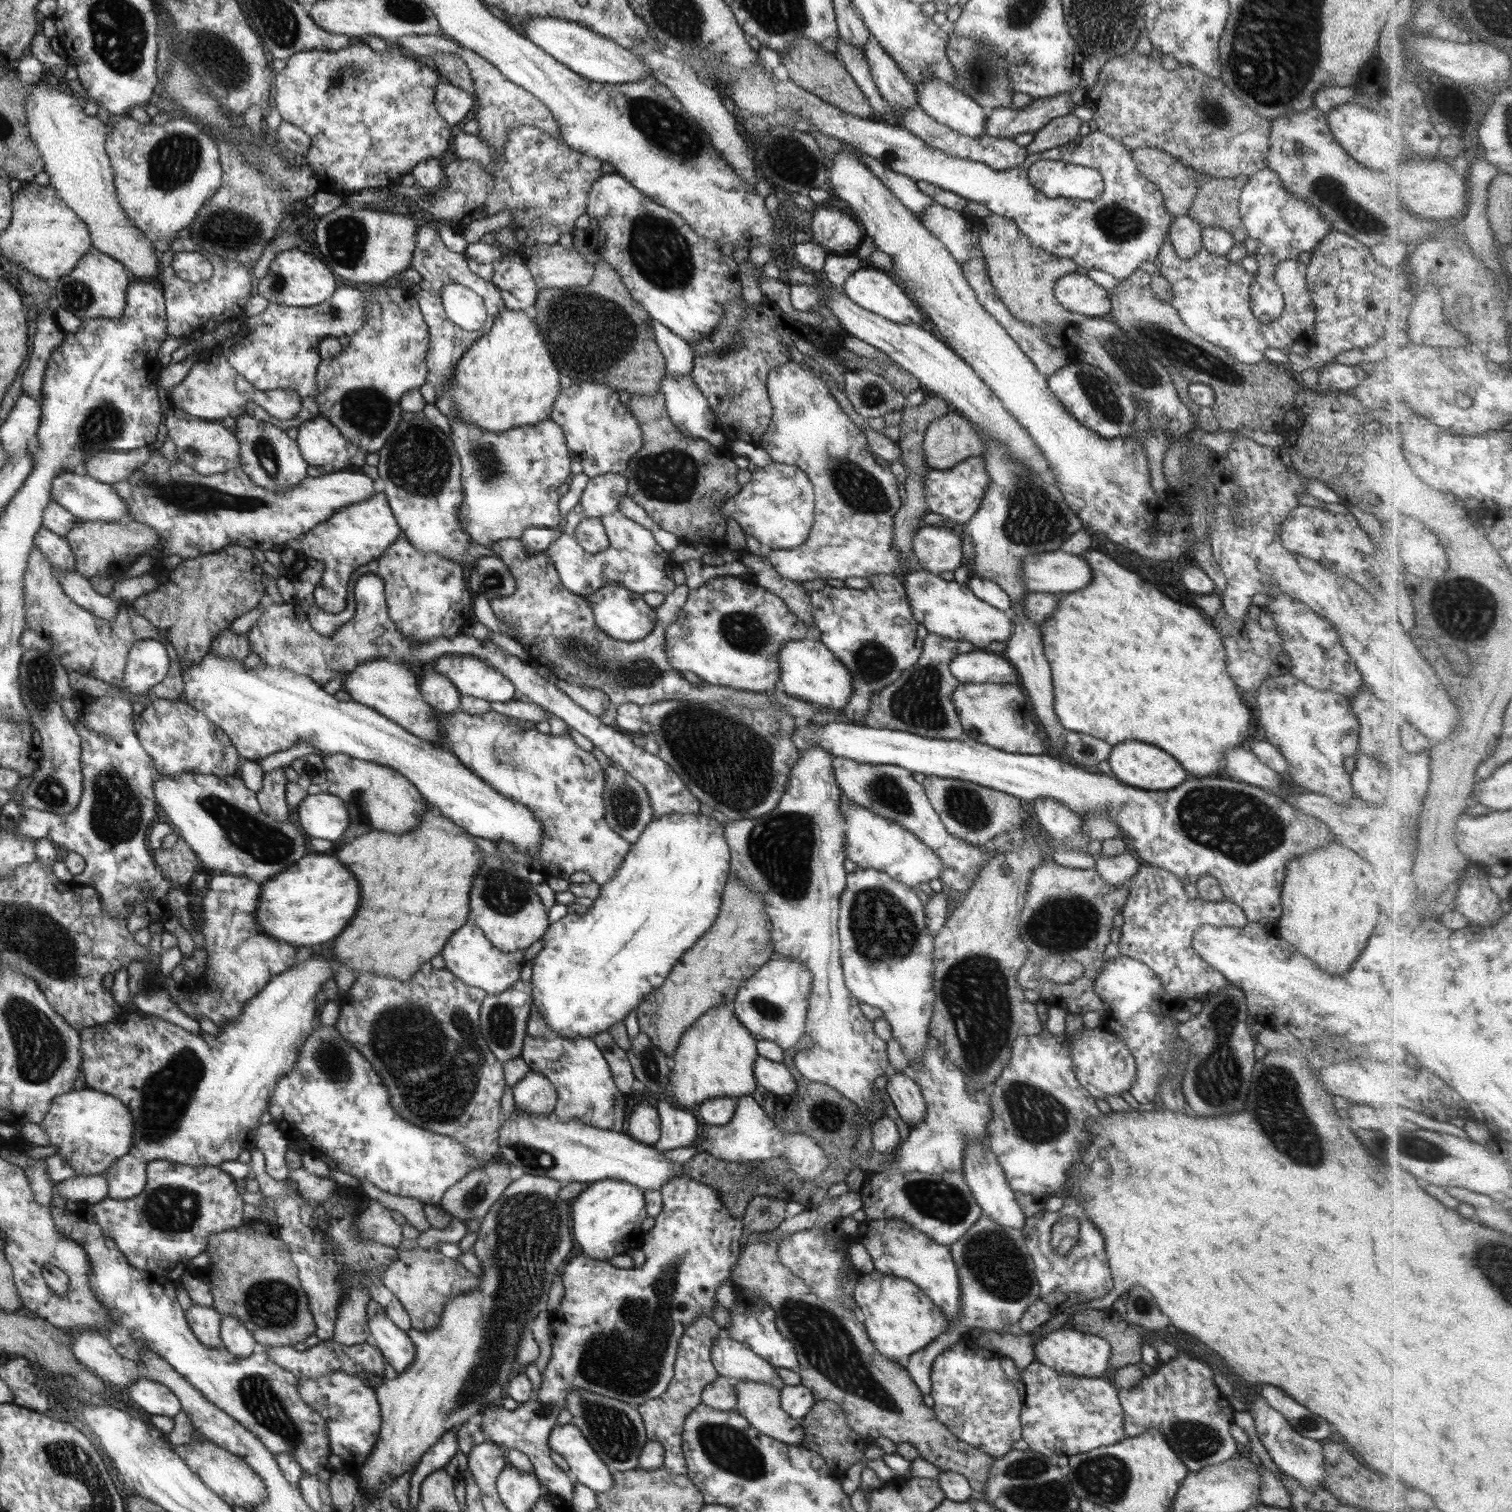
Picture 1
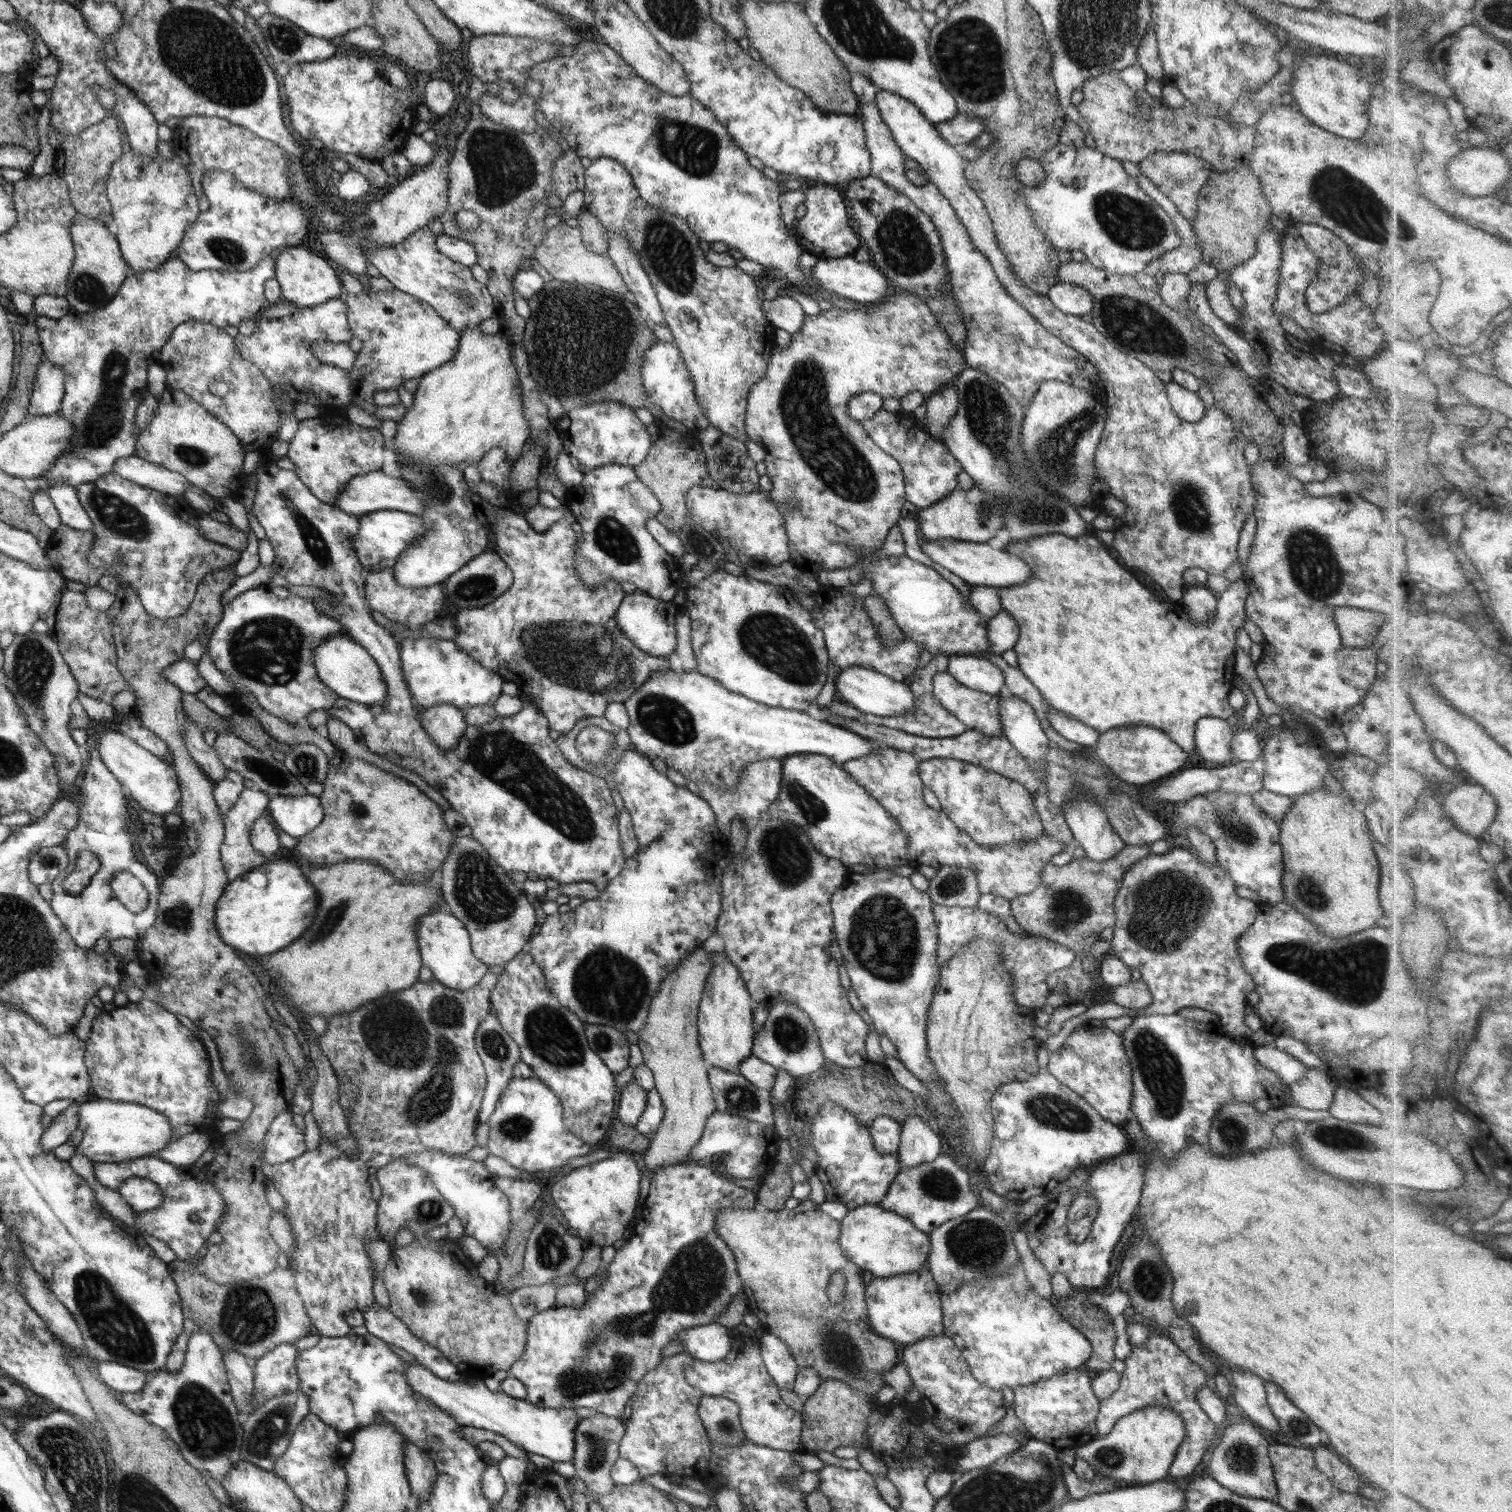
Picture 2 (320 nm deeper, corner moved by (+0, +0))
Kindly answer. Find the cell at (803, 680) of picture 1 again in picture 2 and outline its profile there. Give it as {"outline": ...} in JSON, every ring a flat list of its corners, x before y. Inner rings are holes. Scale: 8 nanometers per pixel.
{"outline":[[858,666,841,669,835,676,835,698,845,700,859,711,876,716,900,716,915,711,917,700,905,681,897,681,882,673]]}

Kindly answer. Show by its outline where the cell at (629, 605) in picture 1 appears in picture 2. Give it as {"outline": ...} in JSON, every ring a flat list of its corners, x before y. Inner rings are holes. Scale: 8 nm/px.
{"outline":[[640,589,626,594,617,608,615,619,620,630,638,647,650,656,669,657,677,647,675,618,681,612,681,605,675,600,665,601,648,596]]}

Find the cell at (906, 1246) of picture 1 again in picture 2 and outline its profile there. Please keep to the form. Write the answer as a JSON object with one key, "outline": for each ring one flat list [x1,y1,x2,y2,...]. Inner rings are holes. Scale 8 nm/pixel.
{"outline":[[862,1205,841,1220,839,1245,844,1256,876,1277,910,1274,927,1266,928,1235,906,1217,878,1205]]}

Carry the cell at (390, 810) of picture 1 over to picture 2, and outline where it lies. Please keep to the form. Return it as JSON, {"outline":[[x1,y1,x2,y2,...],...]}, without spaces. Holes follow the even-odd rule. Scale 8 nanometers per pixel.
{"outline":[[340,749,329,759,327,777,322,783,325,789,320,799,324,806,325,818,308,835,297,838,292,852,296,852,300,860,323,865,340,864,354,859,373,860,389,869,400,884,424,882,430,879,436,870,442,868,457,837,446,825,440,805,413,783,396,773,386,772,361,757,350,756]]}

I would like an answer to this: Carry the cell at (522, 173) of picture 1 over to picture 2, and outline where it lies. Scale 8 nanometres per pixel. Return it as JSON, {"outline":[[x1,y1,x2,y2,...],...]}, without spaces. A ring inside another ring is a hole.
{"outline":[[567,149,553,167,554,194,564,200,575,190,584,190,585,168,580,163,576,149]]}

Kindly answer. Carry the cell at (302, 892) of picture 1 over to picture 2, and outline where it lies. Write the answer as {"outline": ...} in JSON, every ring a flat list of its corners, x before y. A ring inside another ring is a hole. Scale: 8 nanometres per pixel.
{"outline":[[269,860,261,864,260,867,250,870,248,874,234,879,225,888,225,894,217,904,217,928,221,932,222,941,244,954,258,957,282,950,312,924,312,918,316,914,316,904,318,904,316,892,316,888,310,886,310,880,304,878,298,865,286,860,280,860,280,862]]}

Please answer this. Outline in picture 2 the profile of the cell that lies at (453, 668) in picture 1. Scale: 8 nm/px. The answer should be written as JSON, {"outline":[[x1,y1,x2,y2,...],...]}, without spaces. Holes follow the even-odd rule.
{"outline":[[424,636,415,640,402,639,400,647,405,681,420,712,442,703,452,704,462,711,491,706,504,694,504,677,474,660,453,640]]}

